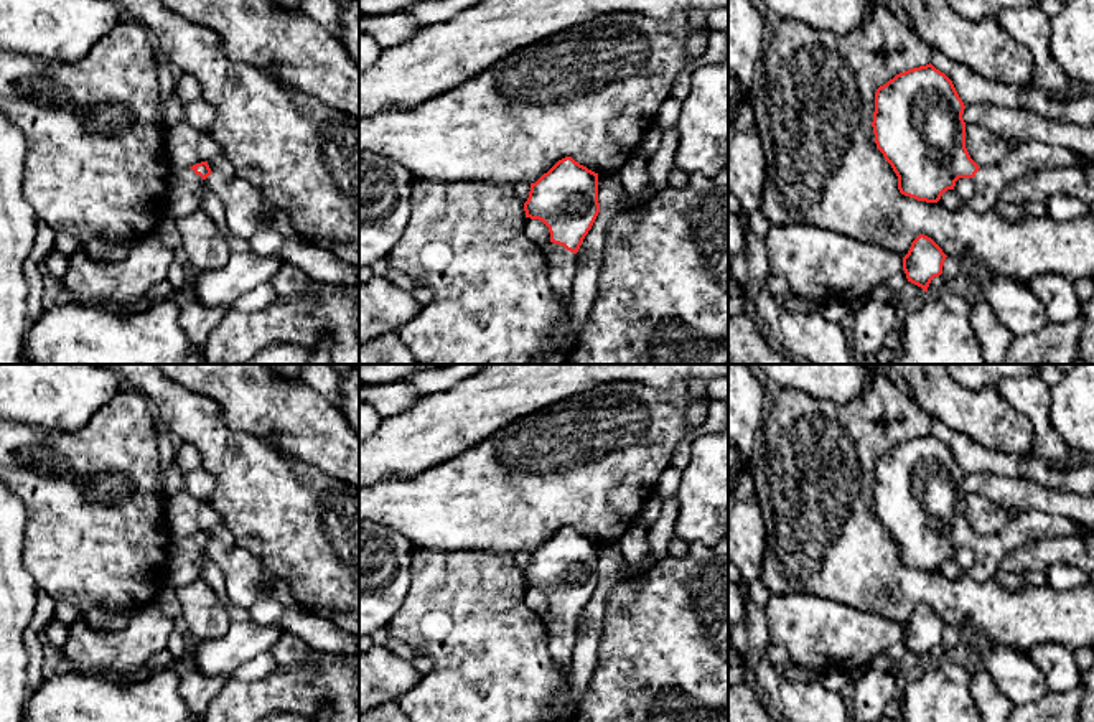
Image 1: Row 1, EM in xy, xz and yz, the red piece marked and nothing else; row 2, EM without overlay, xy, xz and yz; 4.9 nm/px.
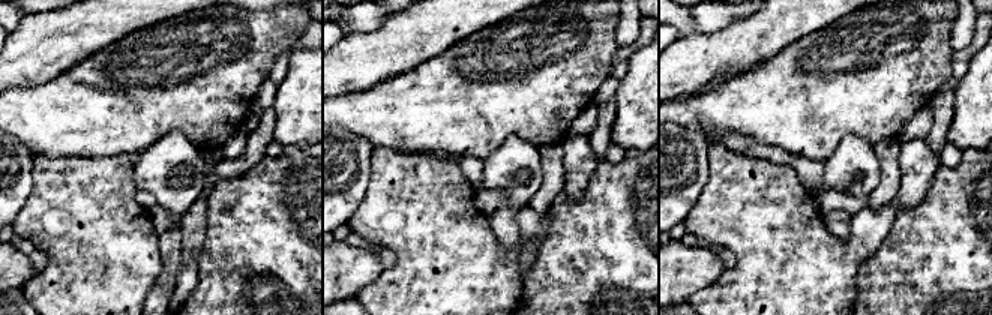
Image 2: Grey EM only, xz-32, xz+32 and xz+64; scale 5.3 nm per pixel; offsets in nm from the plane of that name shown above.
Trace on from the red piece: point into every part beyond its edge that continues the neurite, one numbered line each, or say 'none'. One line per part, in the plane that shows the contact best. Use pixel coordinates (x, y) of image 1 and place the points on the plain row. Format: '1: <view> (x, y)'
1: xz (562, 633)

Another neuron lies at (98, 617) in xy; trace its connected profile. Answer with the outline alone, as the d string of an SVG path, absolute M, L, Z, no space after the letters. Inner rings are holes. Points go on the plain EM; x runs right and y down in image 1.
M92 605L82 610L84 623L96 631L125 630L130 621L130 612L109 610L102 605Z

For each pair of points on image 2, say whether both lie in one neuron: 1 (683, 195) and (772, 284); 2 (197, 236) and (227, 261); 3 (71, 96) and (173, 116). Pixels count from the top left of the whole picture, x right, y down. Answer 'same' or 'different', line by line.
1: different
2: different
3: same

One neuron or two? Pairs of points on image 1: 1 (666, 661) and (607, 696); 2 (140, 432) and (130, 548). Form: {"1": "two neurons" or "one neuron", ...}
{"1": "one neuron", "2": "one neuron"}

